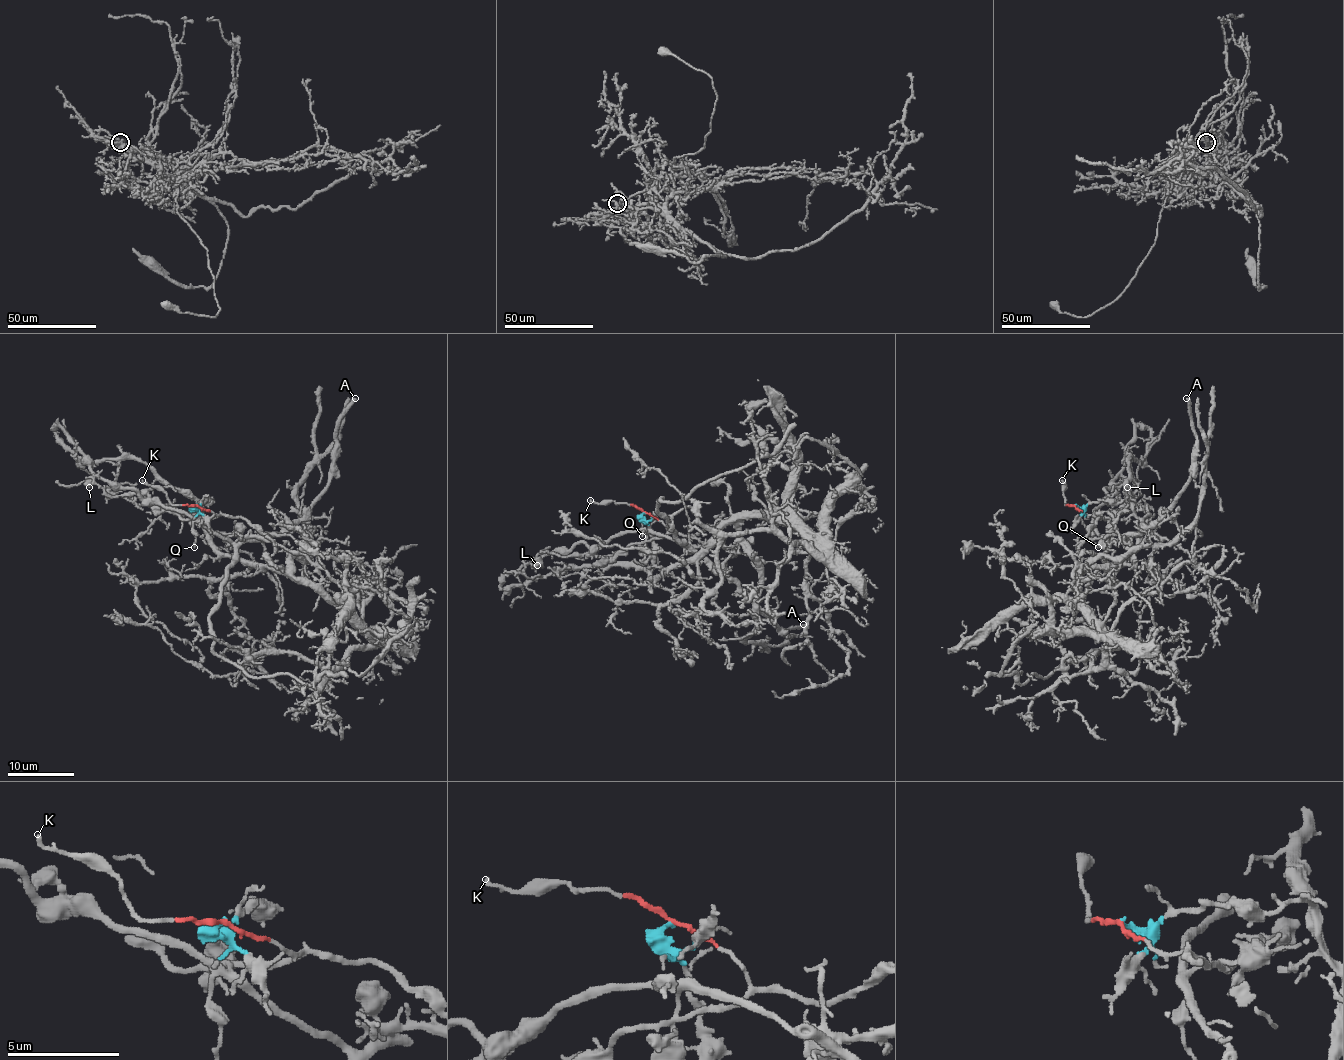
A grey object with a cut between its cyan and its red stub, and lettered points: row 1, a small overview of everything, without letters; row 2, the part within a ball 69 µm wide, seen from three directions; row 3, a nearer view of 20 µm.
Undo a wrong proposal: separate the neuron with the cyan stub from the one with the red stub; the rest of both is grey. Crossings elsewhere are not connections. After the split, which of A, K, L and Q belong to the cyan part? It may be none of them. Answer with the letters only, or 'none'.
none

